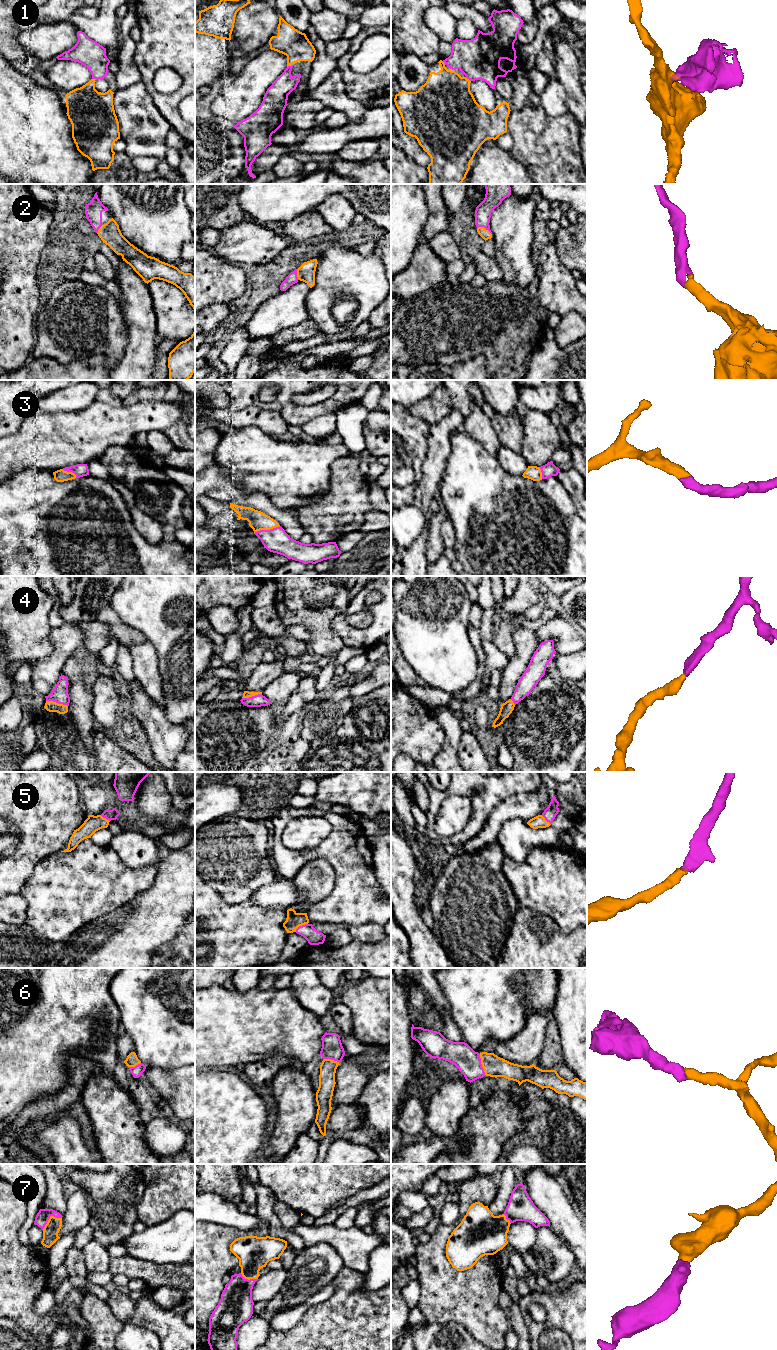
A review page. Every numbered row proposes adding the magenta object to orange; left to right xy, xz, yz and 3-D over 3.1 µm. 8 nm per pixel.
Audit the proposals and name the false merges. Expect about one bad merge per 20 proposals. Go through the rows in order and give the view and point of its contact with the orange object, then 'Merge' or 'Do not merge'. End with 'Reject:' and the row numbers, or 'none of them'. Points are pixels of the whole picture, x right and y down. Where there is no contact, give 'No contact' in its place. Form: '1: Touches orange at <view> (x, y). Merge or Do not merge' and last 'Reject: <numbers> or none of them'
1: Touches orange at yz (466, 78). Merge
2: Touches orange at yz (484, 228). Merge
3: Touches orange at xz (266, 529). Merge
4: Touches orange at xy (57, 703). Merge
5: Touches orange at xz (300, 925). Merge
6: Touches orange at yz (481, 1063). Merge
7: Touches orange at xy (49, 1218). Merge
Reject: none of them

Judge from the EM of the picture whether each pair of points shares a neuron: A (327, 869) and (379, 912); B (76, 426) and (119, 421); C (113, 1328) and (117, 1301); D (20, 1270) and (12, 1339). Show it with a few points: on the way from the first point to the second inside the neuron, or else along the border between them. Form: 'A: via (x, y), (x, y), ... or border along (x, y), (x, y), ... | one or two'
A: border along (320, 858), (324, 858), (331, 865), (335, 874) | two
B: via (87, 426), (108, 426) | one
C: border along (104, 1302), (124, 1323) | two
D: border along (10, 1318), (33, 1335) | two

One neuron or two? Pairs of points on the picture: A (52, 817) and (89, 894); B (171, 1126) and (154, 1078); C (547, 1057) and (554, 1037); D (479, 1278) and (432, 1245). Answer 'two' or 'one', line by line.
A: two
B: two
C: one
D: one

